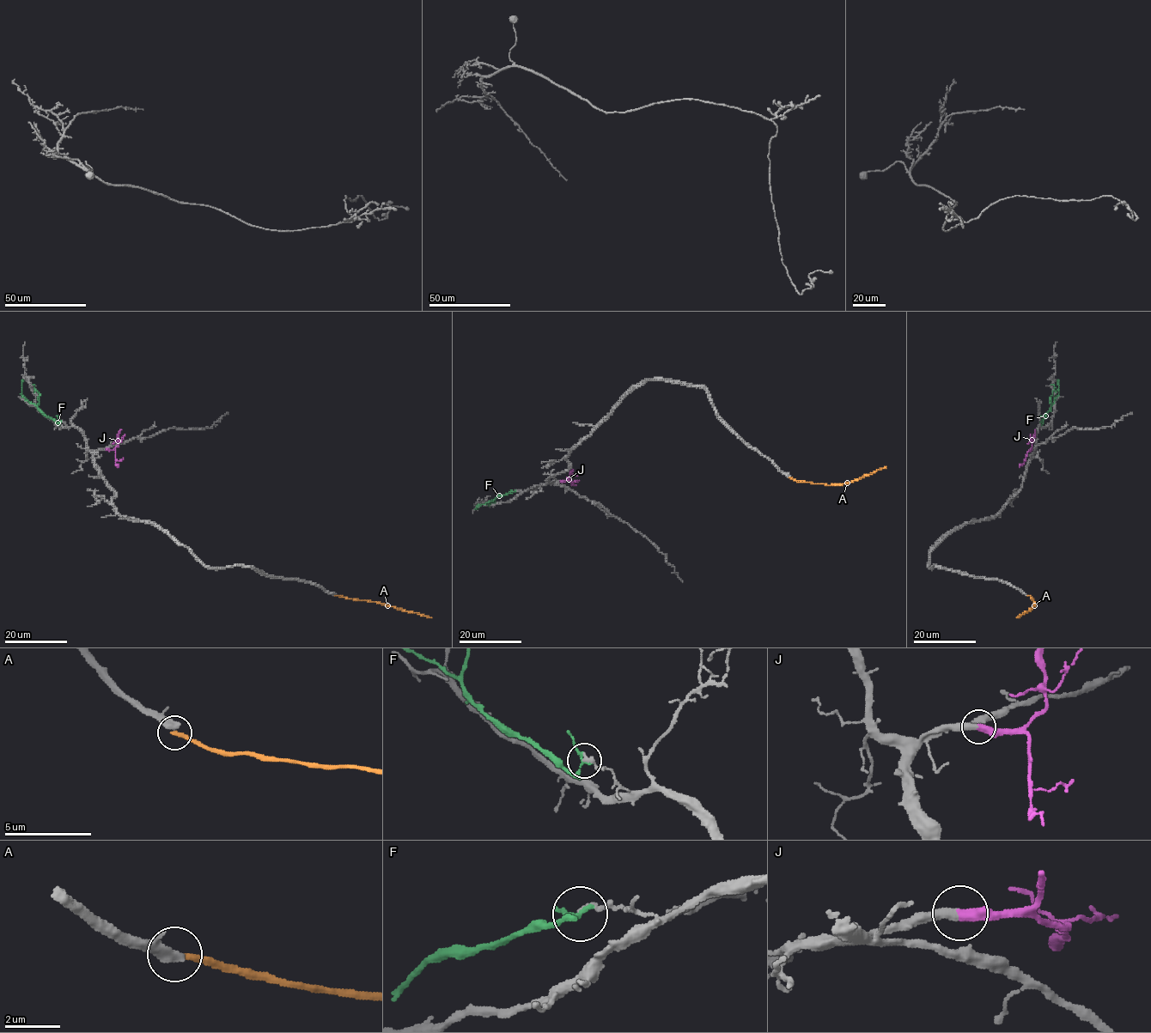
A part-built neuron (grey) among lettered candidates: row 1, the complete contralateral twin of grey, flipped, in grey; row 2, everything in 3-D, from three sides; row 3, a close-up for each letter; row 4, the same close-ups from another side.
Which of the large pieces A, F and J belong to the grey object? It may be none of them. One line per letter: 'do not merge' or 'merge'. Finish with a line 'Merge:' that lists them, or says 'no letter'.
A: do not merge
F: do not merge
J: merge
Merge: J

